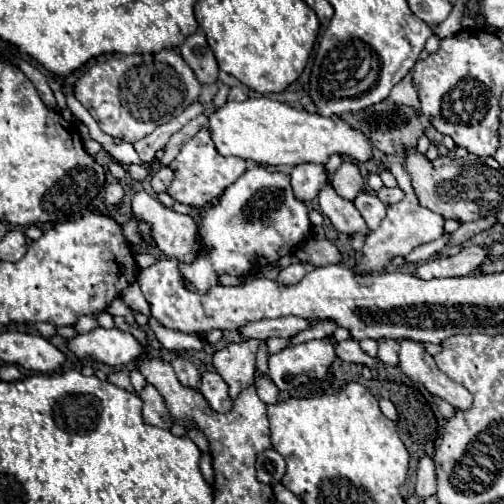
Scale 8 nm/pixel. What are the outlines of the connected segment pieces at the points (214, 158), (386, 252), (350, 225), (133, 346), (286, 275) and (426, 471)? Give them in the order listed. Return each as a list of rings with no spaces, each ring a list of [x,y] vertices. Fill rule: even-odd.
[[[202,128],[190,142],[184,144],[180,154],[172,160],[170,168],[176,172],[176,178],[174,178],[172,186],[168,188],[168,194],[172,198],[176,198],[178,202],[192,204],[192,206],[198,206],[198,208],[206,208],[232,182],[236,182],[236,178],[240,178],[240,174],[246,170],[246,166],[248,166],[248,162],[242,160],[242,158],[224,158],[224,156],[220,156],[218,150],[214,148],[210,132],[206,128]]]
[[[394,162],[390,166],[390,172],[396,176],[398,186],[406,192],[406,196],[400,202],[390,204],[388,206],[388,214],[382,220],[382,224],[378,226],[378,230],[374,230],[374,232],[368,234],[366,244],[362,248],[362,256],[358,258],[358,262],[354,266],[354,270],[358,274],[382,272],[394,256],[408,256],[416,246],[432,242],[432,240],[438,240],[444,234],[444,218],[440,214],[436,214],[436,212],[432,212],[428,208],[422,208],[418,204],[418,198],[416,198],[414,190],[412,190],[412,184],[410,184],[410,176],[404,170],[404,164]]]
[[[324,184],[320,188],[318,202],[320,202],[322,214],[326,214],[332,220],[334,228],[340,234],[368,234],[366,222],[356,210],[354,202],[340,198],[332,188],[332,184]]]
[[[96,328],[90,334],[78,334],[68,342],[68,348],[86,360],[98,360],[108,366],[128,366],[146,354],[146,348],[128,332]]]
[[[302,262],[302,264],[290,264],[288,268],[284,268],[280,274],[278,274],[278,282],[280,284],[296,284],[296,282],[300,282],[310,270],[314,270],[314,266],[312,264],[308,264],[308,262]]]
[[[426,456],[420,460],[418,466],[418,480],[416,480],[416,496],[420,500],[432,496],[436,492],[436,476],[434,476],[434,462]]]

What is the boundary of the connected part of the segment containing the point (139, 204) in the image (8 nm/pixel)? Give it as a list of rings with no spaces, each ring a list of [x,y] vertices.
[[[136,192],[132,198],[132,218],[122,226],[126,240],[130,244],[140,244],[144,242],[144,234],[138,230],[138,224],[150,224],[150,238],[154,240],[154,244],[168,256],[168,258],[176,258],[180,262],[192,262],[196,258],[196,252],[200,250],[200,242],[198,242],[198,226],[196,222],[186,216],[186,214],[178,214],[172,208],[162,206],[156,198],[152,198],[148,192]]]

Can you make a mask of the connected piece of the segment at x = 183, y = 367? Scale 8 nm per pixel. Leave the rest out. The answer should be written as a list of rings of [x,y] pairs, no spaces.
[[[176,358],[176,360],[172,362],[172,366],[174,366],[174,372],[176,372],[178,380],[180,380],[184,386],[188,386],[188,388],[198,388],[198,384],[200,384],[200,374],[198,374],[196,366],[194,366],[190,360]]]

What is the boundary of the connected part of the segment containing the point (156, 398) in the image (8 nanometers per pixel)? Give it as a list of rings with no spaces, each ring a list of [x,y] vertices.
[[[148,384],[138,396],[140,396],[142,402],[144,402],[142,414],[144,414],[144,422],[146,422],[146,424],[160,426],[160,428],[170,428],[170,426],[172,426],[168,408],[166,408],[166,404],[164,404],[164,398],[160,396],[160,392],[158,392],[152,384]]]

